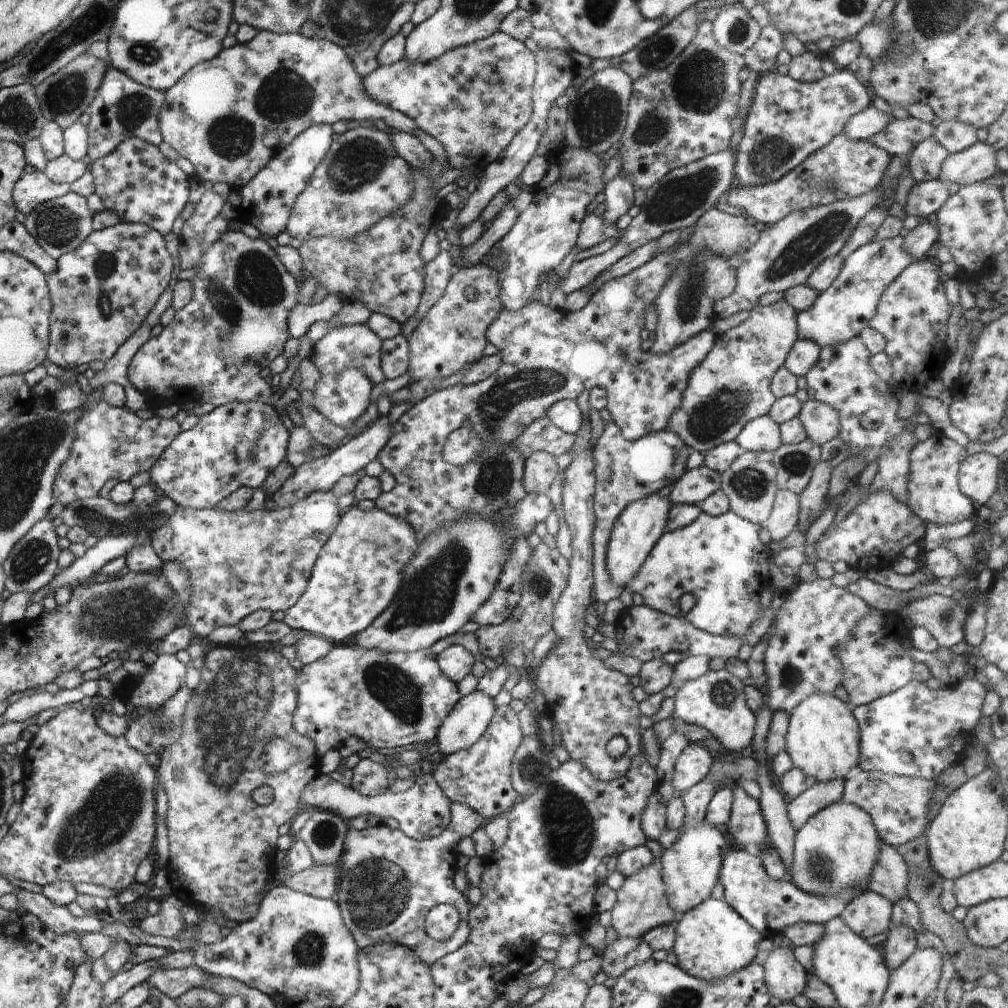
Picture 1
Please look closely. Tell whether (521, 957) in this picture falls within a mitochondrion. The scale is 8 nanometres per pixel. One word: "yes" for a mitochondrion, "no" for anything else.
no

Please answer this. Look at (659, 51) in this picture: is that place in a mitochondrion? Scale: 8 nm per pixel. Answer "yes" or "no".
yes

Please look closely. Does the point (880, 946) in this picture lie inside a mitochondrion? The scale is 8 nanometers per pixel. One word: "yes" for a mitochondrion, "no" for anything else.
no

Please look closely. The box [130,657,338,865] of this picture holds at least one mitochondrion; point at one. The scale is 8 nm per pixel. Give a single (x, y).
(168, 726)

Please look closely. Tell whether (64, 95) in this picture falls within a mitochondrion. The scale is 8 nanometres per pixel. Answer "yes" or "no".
yes

